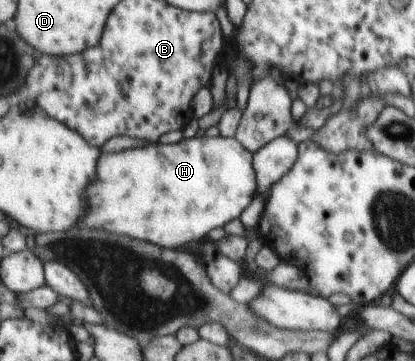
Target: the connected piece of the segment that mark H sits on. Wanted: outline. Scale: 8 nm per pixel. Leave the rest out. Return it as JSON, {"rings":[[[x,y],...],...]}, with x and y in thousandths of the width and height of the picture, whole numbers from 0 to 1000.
{"rings":[[[528,374],[520,380],[499,377],[470,377],[446,388],[436,385],[436,393],[427,399],[354,399],[345,410],[311,410],[311,416],[296,416],[296,421],[253,421],[239,432],[248,443],[248,454],[239,454],[239,510],[229,510],[229,521],[219,521],[219,554],[229,554],[229,587],[219,587],[219,598],[210,598],[210,609],[200,609],[200,620],[210,632],[239,632],[239,637],[258,637],[258,643],[272,643],[272,648],[296,648],[296,654],[316,654],[316,659],[330,659],[330,665],[349,665],[349,670],[364,670],[383,687],[436,687],[455,670],[480,670],[492,665],[499,643],[513,637],[513,632],[537,629],[537,620],[547,620],[552,609],[561,609],[576,601],[576,587],[614,548],[619,537],[619,504],[614,504],[614,476],[610,476],[610,460],[605,460],[605,424],[595,421],[590,410],[581,410],[581,399],[557,382],[533,382]]]}

